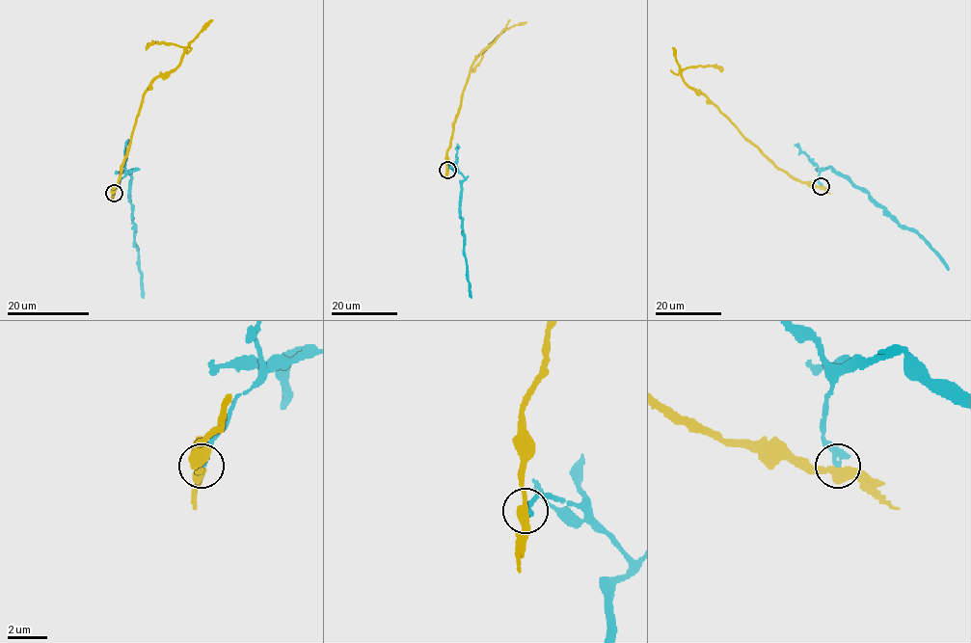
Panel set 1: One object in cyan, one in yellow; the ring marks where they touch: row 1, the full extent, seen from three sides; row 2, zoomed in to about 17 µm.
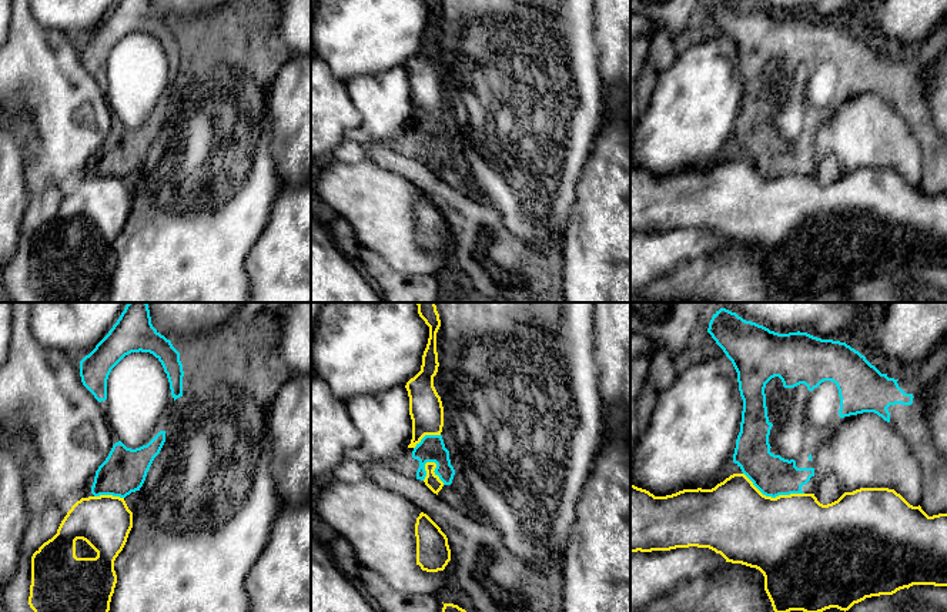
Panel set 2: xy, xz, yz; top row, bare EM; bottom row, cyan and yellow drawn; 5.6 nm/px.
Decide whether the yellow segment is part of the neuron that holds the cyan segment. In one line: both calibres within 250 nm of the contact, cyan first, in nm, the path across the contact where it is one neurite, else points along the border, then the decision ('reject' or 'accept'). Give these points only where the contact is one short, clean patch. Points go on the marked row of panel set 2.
220/500 nm | along yz (743, 472), (766, 495), (803, 494) | reject

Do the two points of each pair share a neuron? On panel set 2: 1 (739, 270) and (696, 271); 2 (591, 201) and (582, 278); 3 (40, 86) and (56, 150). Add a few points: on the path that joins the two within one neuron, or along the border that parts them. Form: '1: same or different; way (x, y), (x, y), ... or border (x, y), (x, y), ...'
1: same; way (729, 271), (706, 271)
2: same; way (591, 220), (591, 260)
3: same; way (56, 102), (56, 134)

